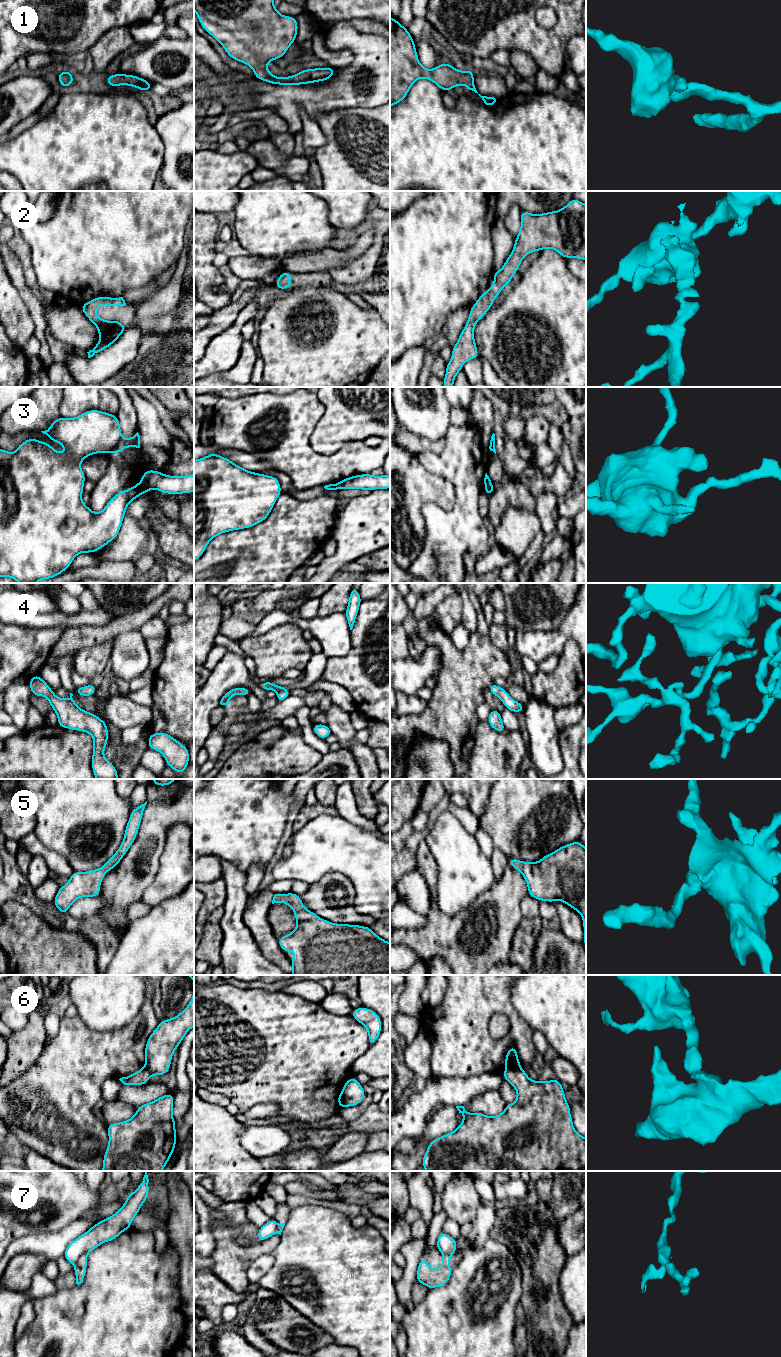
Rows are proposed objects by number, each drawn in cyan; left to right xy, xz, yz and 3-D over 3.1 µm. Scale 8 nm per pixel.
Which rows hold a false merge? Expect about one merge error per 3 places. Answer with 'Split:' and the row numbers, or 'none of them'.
Split: 3, 6, 7

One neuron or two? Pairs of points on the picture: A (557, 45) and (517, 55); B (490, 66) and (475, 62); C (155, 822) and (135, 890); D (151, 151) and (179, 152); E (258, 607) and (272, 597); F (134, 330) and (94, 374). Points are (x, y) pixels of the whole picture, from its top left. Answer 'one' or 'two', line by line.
A: two
B: one
C: one
D: two
E: one
F: one

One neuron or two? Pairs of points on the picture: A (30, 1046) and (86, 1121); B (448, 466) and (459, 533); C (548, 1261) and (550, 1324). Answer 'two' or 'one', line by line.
A: two
B: one
C: one

